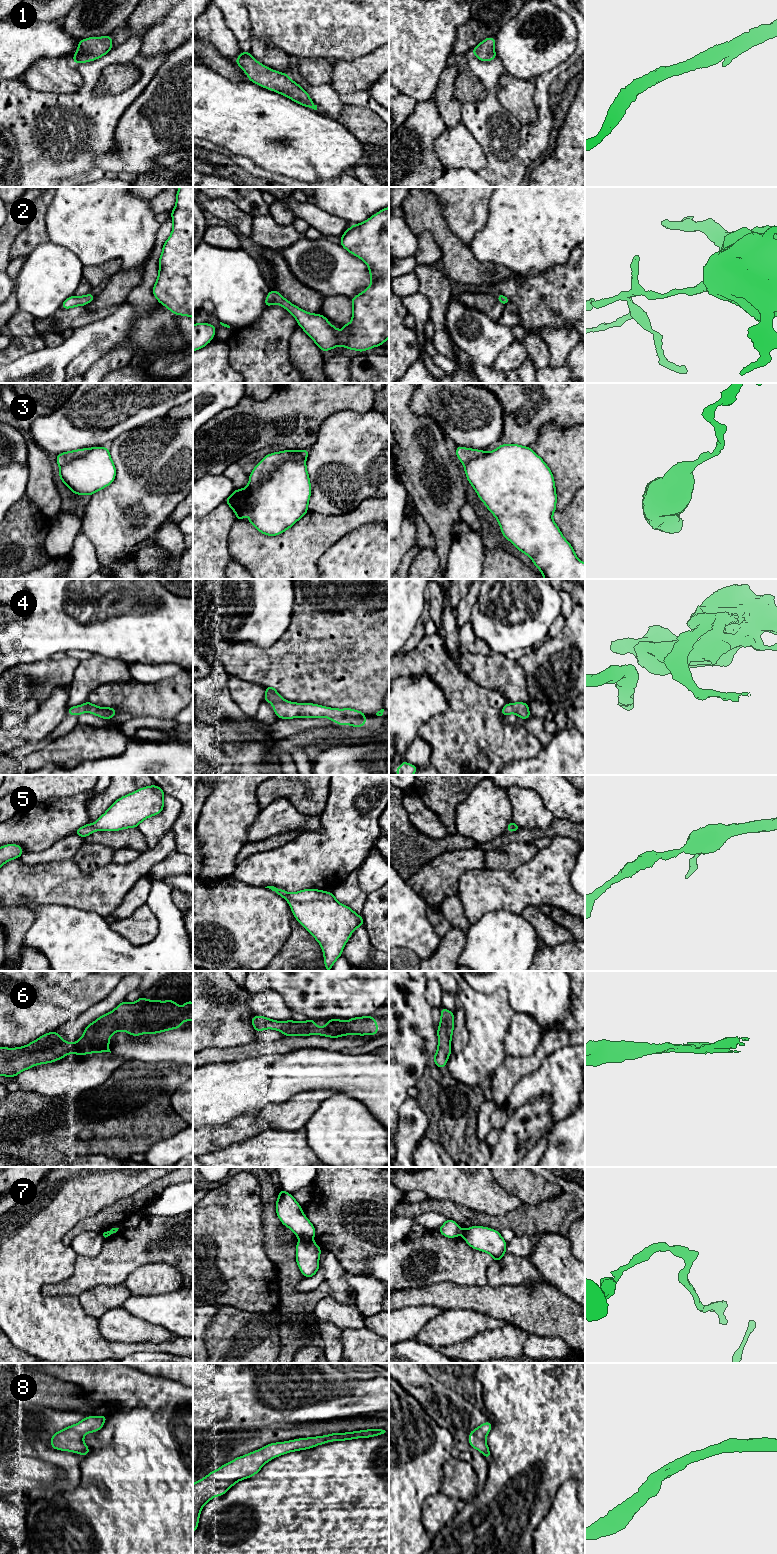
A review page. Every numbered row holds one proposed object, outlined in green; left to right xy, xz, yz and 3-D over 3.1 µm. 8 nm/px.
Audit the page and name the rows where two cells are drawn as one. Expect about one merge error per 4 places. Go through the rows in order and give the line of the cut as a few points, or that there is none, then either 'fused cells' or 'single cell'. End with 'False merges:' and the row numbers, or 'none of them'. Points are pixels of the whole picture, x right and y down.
1: no cut | single cell
2: no cut | single cell
3: xz (305, 459), (290, 457), (257, 486), (248, 485) | fused cells
4: no cut | single cell
5: no cut | single cell
6: no cut | single cell
7: xz (300, 1238), (311, 1240) | fused cells
8: no cut | single cell
False merges: 3, 7

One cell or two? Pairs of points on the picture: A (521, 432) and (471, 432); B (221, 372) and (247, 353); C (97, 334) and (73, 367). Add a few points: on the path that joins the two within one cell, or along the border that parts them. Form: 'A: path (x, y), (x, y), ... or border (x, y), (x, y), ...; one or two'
A: border (501, 408), (502, 433), (498, 439); two
B: border (225, 342), (228, 347), (228, 362), (239, 372); two
C: border (102, 352), (95, 344), (89, 344), (71, 360); two

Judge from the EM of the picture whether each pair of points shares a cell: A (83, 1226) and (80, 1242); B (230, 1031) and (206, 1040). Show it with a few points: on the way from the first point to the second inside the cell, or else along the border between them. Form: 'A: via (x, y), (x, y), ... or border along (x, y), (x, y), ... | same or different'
A: border along (102, 1232), (83, 1231), (70, 1244) | different
B: via (224, 1031), (215, 1038), (212, 1038) | same

